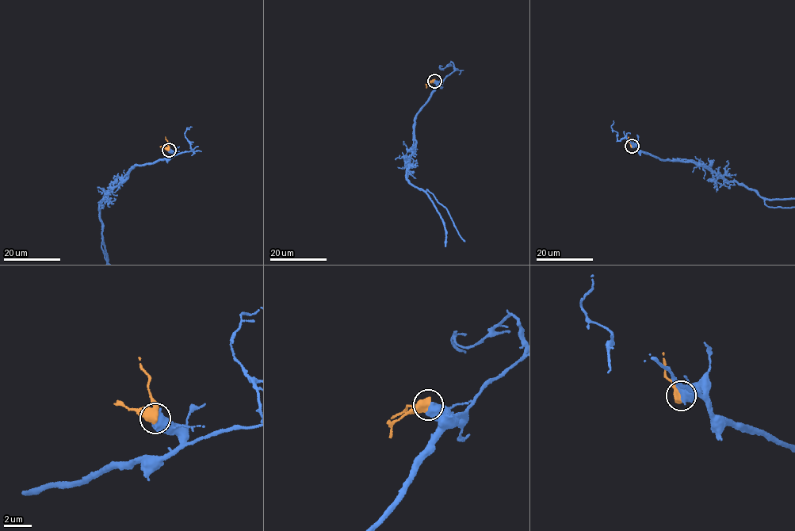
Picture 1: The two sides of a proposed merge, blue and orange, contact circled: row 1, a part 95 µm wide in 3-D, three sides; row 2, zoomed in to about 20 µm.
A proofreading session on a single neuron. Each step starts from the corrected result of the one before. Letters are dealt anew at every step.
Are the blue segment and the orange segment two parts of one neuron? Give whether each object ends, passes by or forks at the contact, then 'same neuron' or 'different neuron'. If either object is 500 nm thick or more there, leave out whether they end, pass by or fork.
same neuron

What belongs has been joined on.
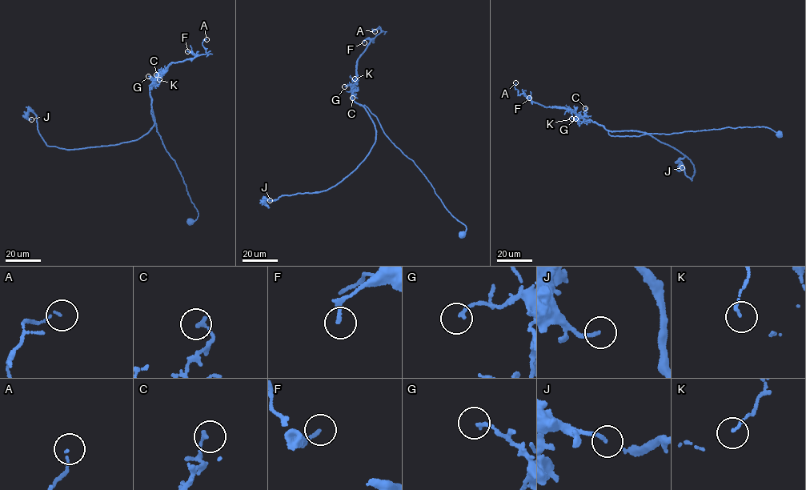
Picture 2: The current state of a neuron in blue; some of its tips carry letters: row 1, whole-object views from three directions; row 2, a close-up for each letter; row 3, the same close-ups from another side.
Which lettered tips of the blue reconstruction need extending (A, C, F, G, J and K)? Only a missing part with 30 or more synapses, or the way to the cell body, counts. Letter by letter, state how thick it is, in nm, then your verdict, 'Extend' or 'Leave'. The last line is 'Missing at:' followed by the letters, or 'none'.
A: Thickness 70 nm. Leave
C: Thickness 180 nm. Leave
F: Thickness 190 nm. Leave
G: Thickness 150 nm. Leave
J: Thickness 150 nm. Leave
K: Thickness 120 nm. Leave
Missing at: none

